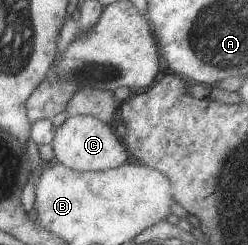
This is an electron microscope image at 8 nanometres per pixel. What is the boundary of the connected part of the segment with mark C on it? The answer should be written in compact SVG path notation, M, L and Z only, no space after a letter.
M86 115L68 116L64 123L55 129L51 145L54 152L53 161L76 172L103 171L119 167L130 160L126 148L110 131L109 125Z

